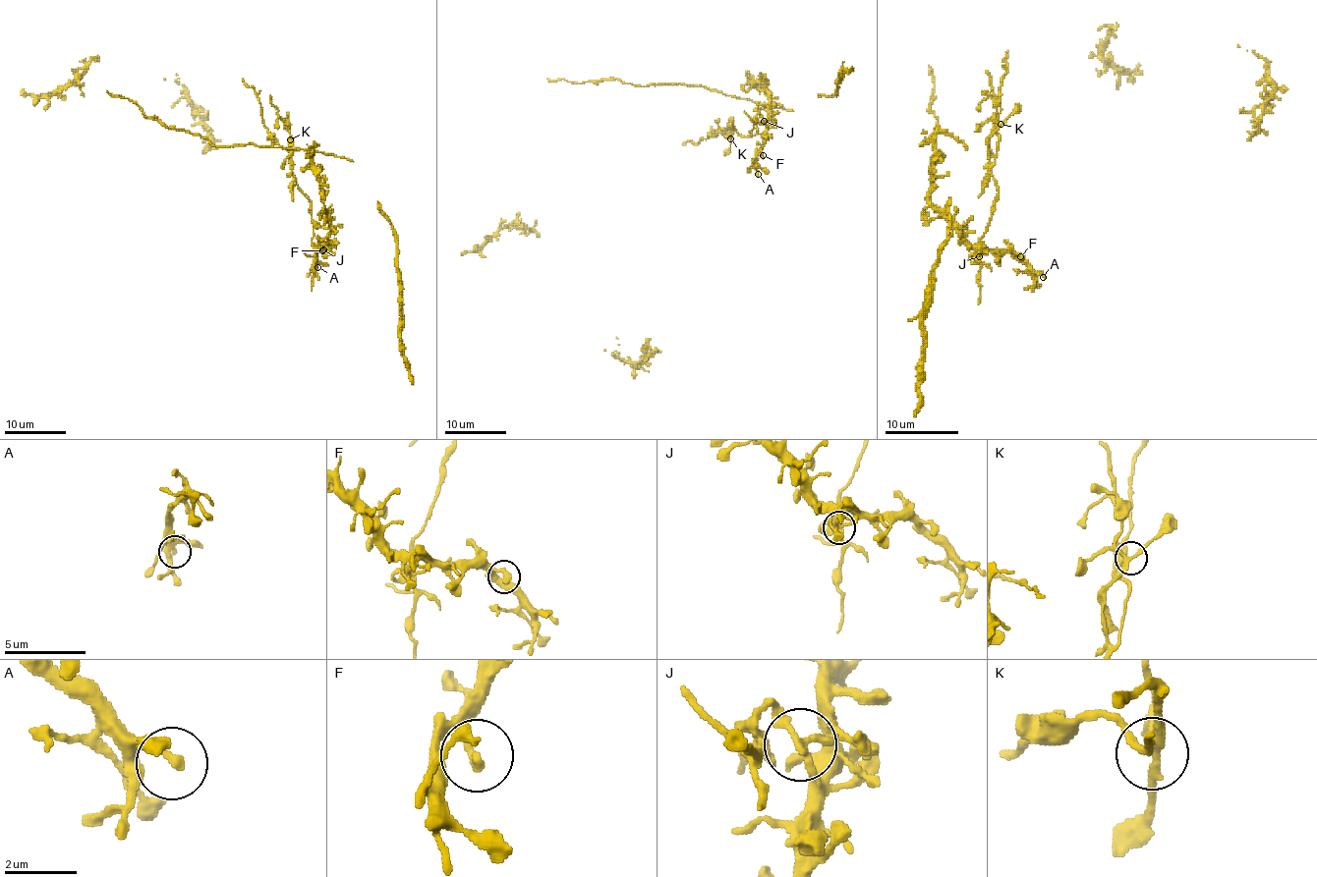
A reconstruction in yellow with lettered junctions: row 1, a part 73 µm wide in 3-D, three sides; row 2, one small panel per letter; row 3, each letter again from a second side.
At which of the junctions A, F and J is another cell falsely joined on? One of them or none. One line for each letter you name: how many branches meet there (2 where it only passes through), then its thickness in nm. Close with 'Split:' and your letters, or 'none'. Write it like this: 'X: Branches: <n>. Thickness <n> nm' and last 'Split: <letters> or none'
J: Branches: 2. Thickness 240 nm
Split: J

